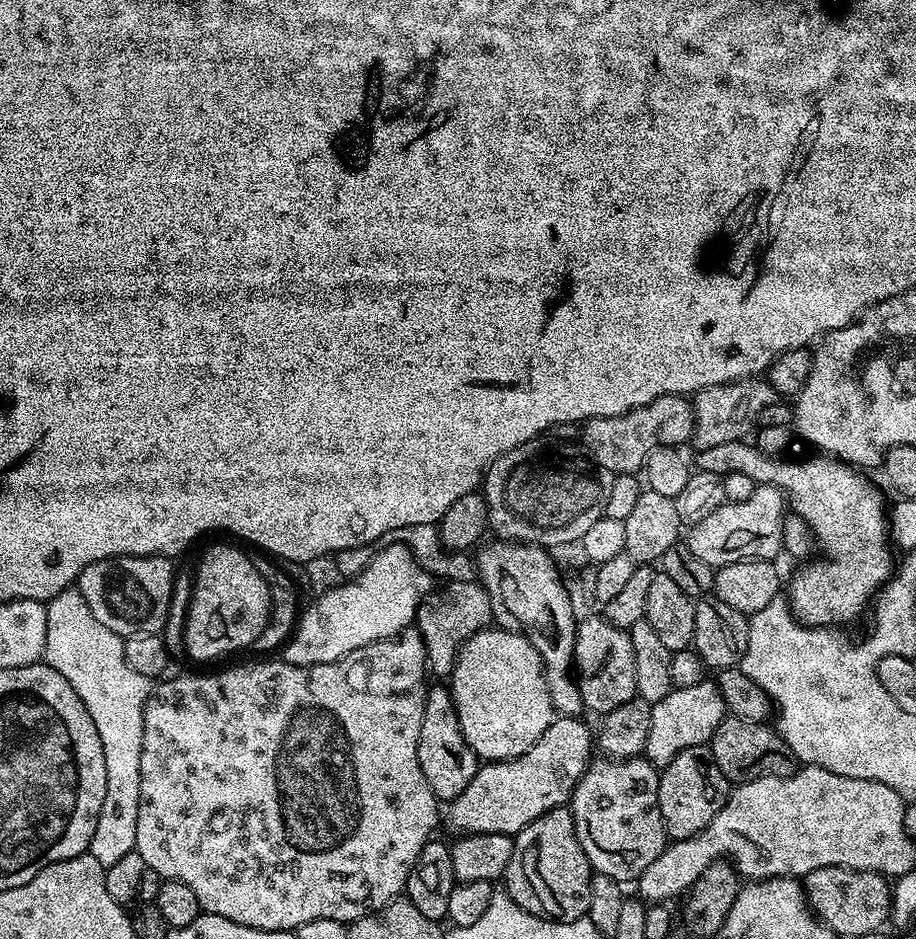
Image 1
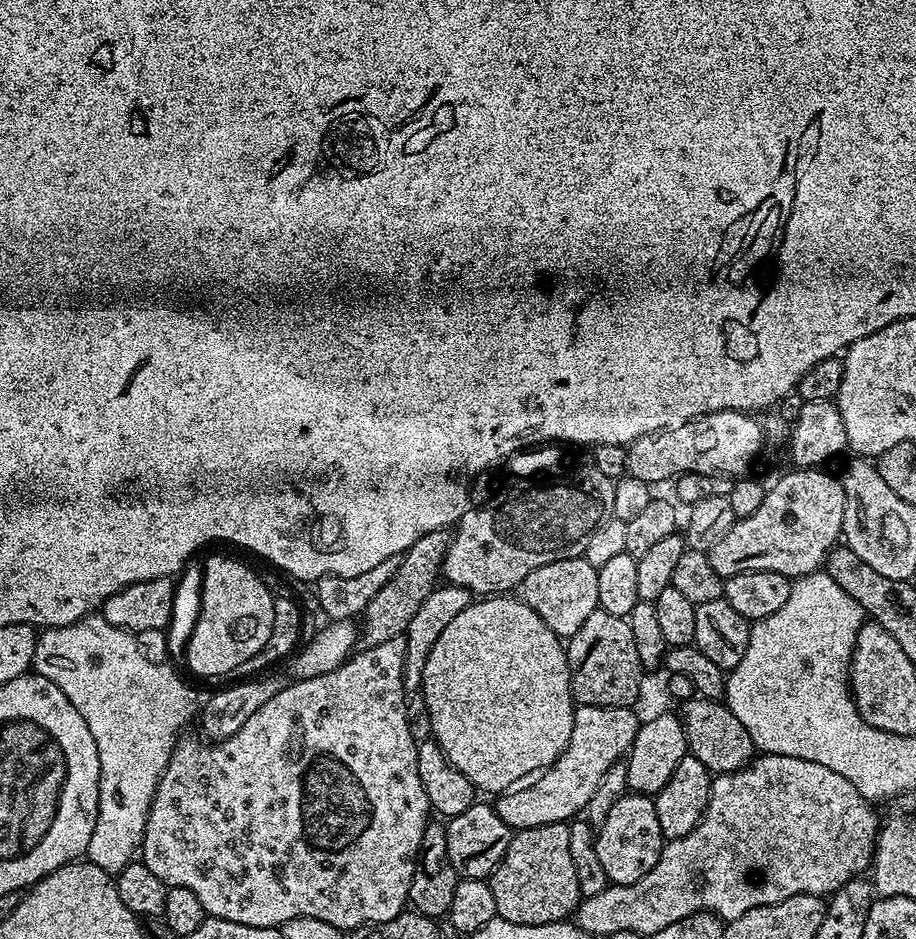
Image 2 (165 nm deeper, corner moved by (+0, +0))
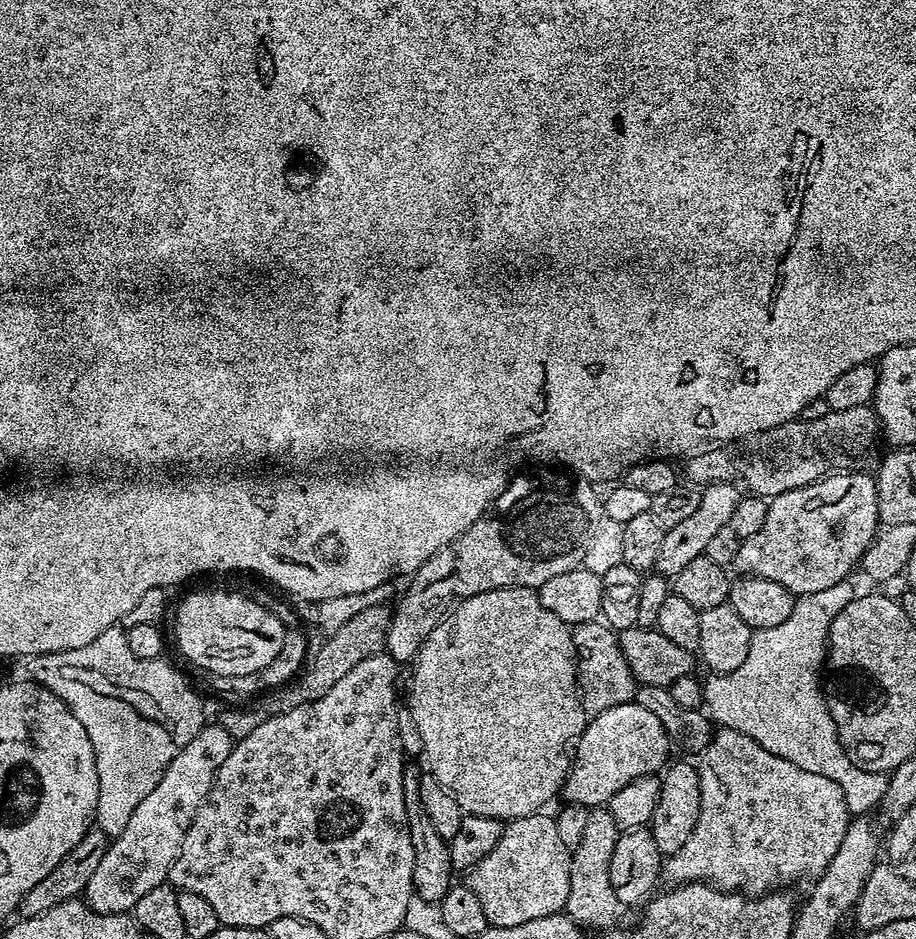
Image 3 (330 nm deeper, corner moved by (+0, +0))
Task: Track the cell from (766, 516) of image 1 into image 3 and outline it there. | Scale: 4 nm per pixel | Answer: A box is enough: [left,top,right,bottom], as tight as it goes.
[734,472,879,596]

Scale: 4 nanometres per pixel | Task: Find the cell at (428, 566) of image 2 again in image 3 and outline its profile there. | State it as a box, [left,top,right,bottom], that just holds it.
[218,602,393,738]

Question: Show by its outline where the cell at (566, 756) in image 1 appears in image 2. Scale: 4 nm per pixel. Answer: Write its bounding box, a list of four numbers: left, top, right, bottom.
[494,705,642,830]

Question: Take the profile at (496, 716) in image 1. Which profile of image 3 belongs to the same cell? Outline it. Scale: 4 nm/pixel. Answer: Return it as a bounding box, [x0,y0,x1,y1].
[408,588,586,822]

